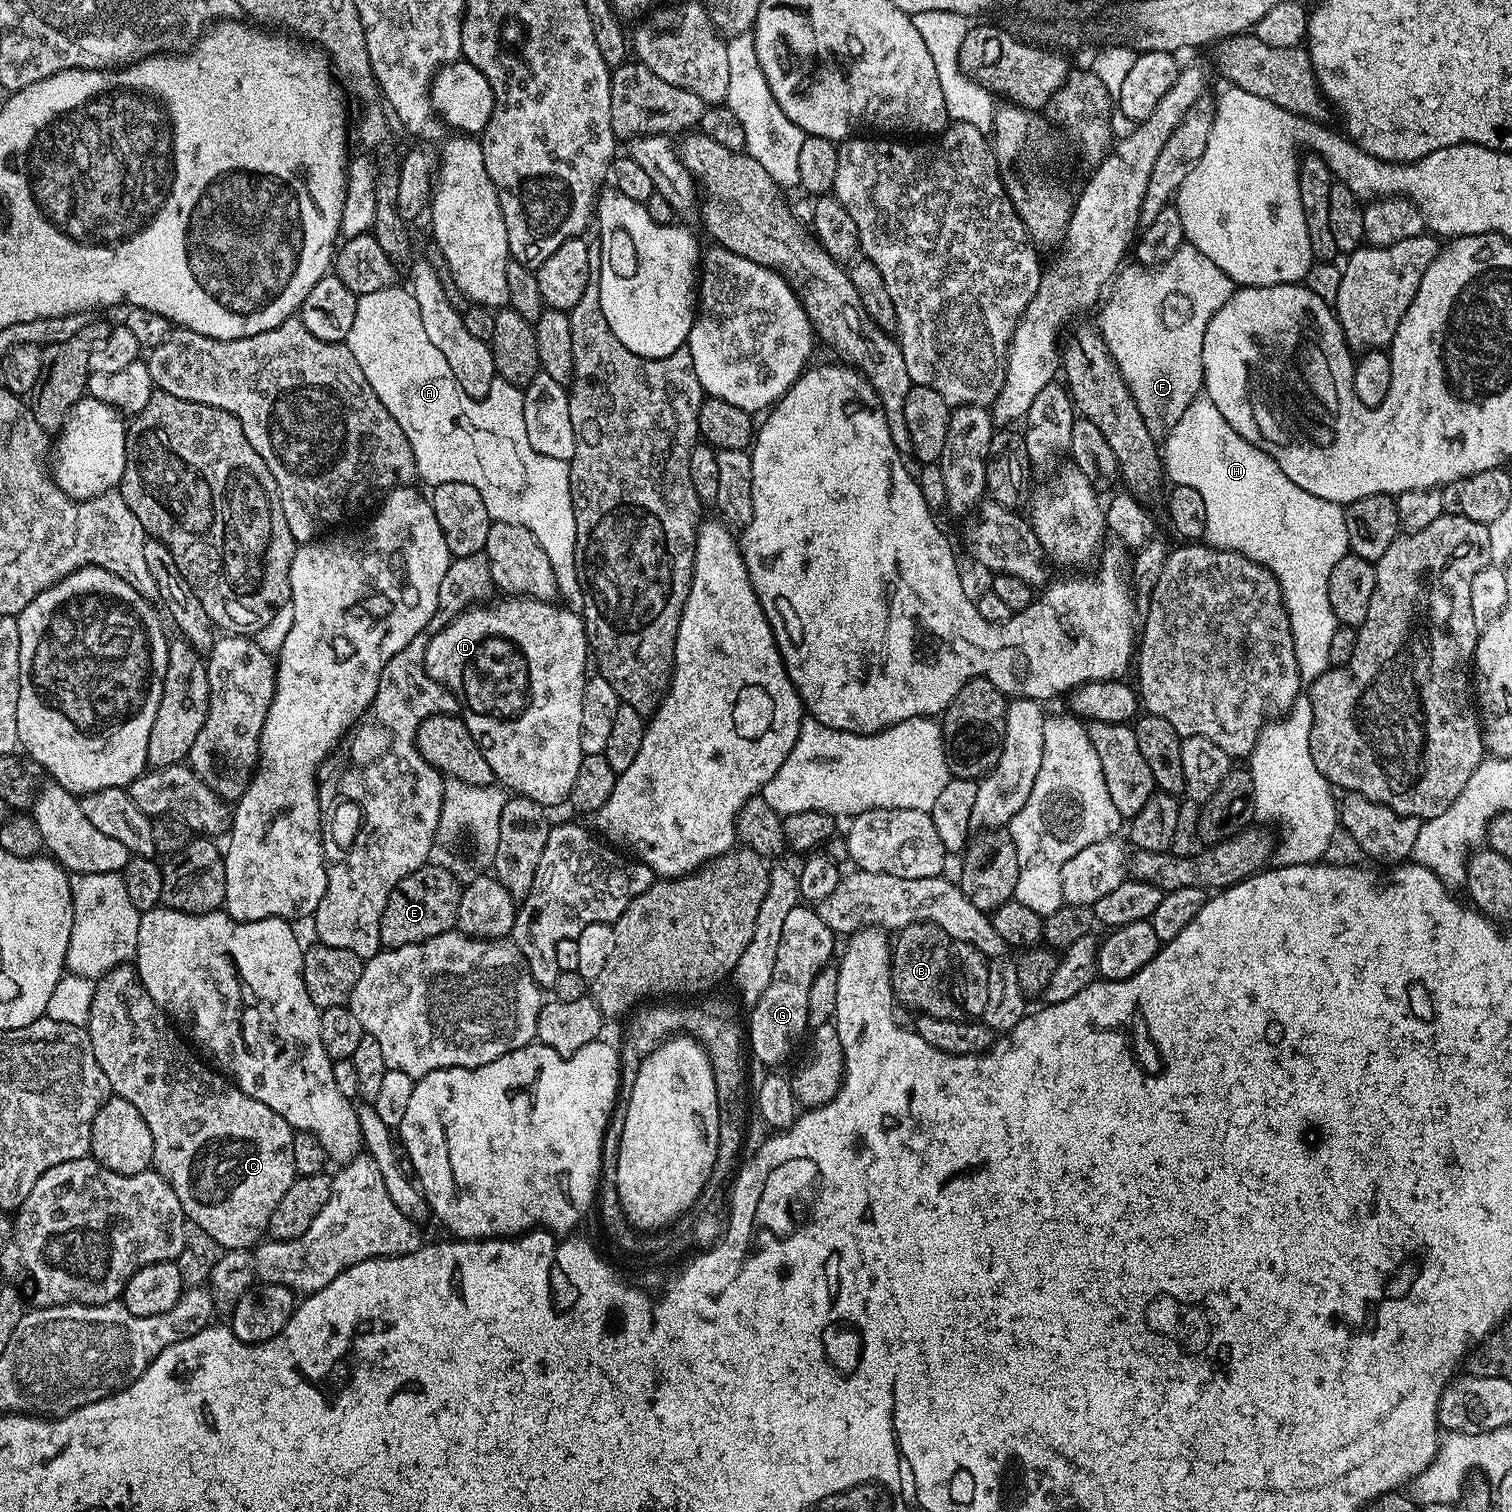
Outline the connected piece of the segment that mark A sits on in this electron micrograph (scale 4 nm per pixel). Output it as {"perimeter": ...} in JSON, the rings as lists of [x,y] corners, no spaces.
{"perimeter":[[[378,292],[359,293],[354,326],[350,326],[346,343],[382,404],[390,410],[398,426],[402,426],[412,447],[417,477],[421,481],[424,479],[428,486],[466,482],[482,494],[482,502],[486,502],[486,510],[493,521],[526,526],[526,530],[538,538],[554,570],[559,599],[573,610],[583,609],[584,591],[576,569],[576,527],[570,498],[569,461],[546,458],[546,454],[534,450],[526,436],[524,394],[517,385],[497,378],[486,395],[479,398],[468,396],[458,378],[454,378],[454,370],[450,370],[450,362],[446,362],[442,350],[438,350],[438,346],[430,342],[426,330],[422,330],[420,313],[415,310],[380,312],[380,299],[382,296]]]}

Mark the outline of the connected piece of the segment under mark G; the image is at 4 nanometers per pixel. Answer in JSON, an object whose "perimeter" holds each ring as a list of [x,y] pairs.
{"perimeter":[[[797,906],[786,914],[786,922],[782,922],[782,934],[776,947],[776,961],[774,974],[770,978],[770,986],[758,998],[756,1004],[751,1005],[752,1017],[746,1020],[746,1040],[750,1045],[750,1052],[757,1056],[764,1064],[780,1064],[792,1052],[792,1047],[800,1040],[803,1032],[809,1031],[808,1003],[810,1002],[810,986],[814,986],[814,978],[823,968],[829,967],[832,956],[832,947],[837,937],[832,928],[822,922],[819,911],[812,906]]]}

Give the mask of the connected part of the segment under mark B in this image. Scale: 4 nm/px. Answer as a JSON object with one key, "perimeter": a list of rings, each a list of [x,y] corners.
{"perimeter":[[[928,920],[907,924],[895,933],[892,944],[892,990],[895,999],[913,1008],[913,1013],[939,1020],[965,1019],[965,1009],[952,997],[952,988],[948,985],[948,947],[950,941],[944,929]]]}

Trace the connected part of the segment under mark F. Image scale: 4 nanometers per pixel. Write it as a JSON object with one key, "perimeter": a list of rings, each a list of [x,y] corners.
{"perimeter":[[[1181,246],[1169,260],[1155,266],[1130,264],[1116,273],[1099,309],[1098,335],[1104,339],[1142,418],[1156,430],[1163,416],[1168,422],[1182,418],[1186,406],[1201,395],[1204,331],[1212,315],[1232,295],[1234,285],[1206,254],[1191,246]]]}

